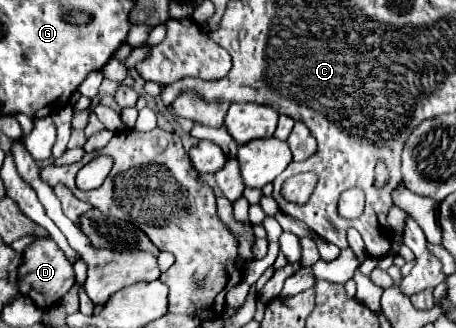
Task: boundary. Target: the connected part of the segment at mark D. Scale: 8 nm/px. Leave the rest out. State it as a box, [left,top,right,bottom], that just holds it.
[20,238,76,308]

